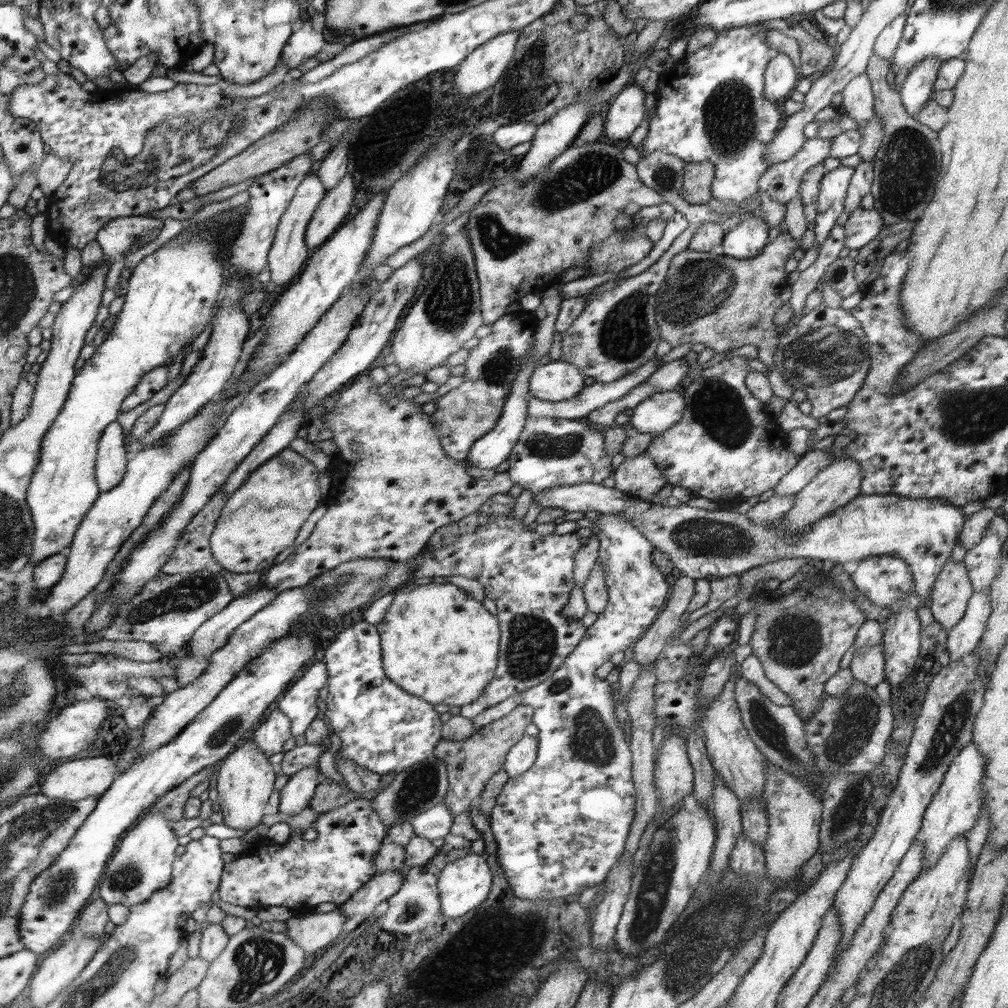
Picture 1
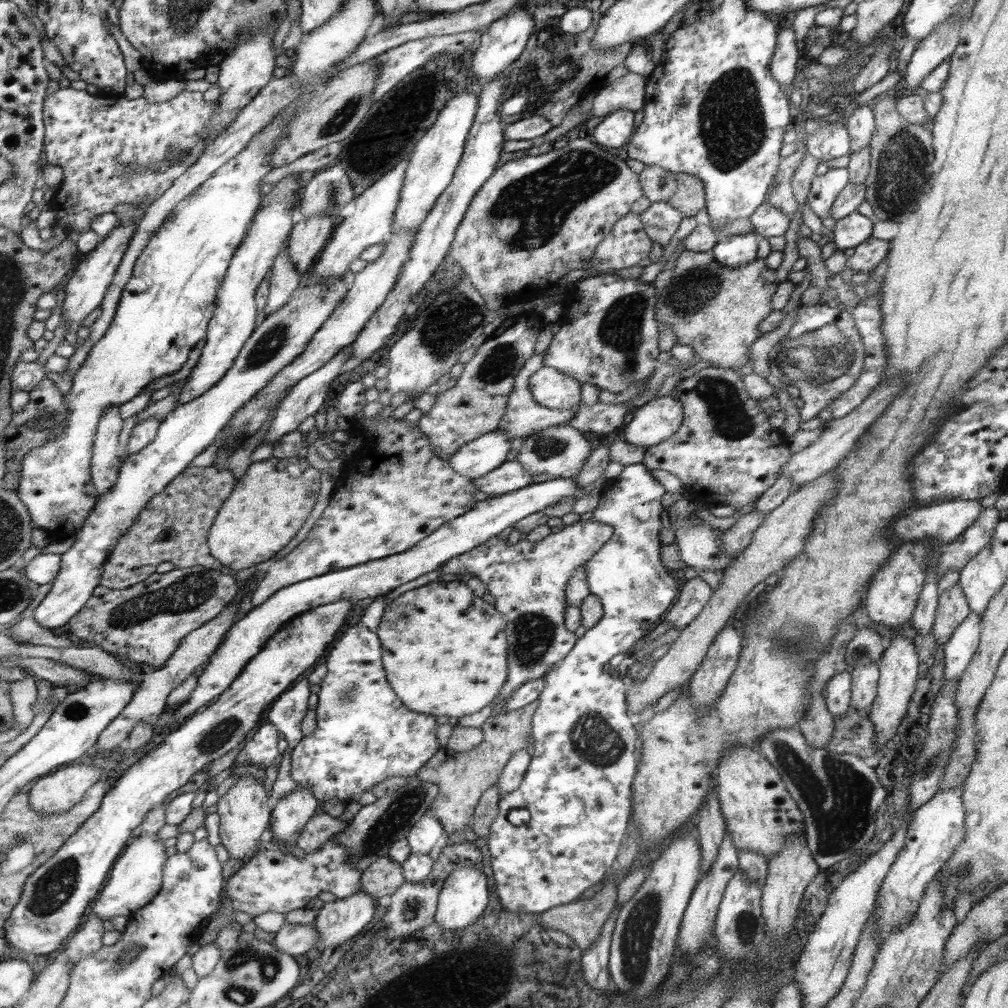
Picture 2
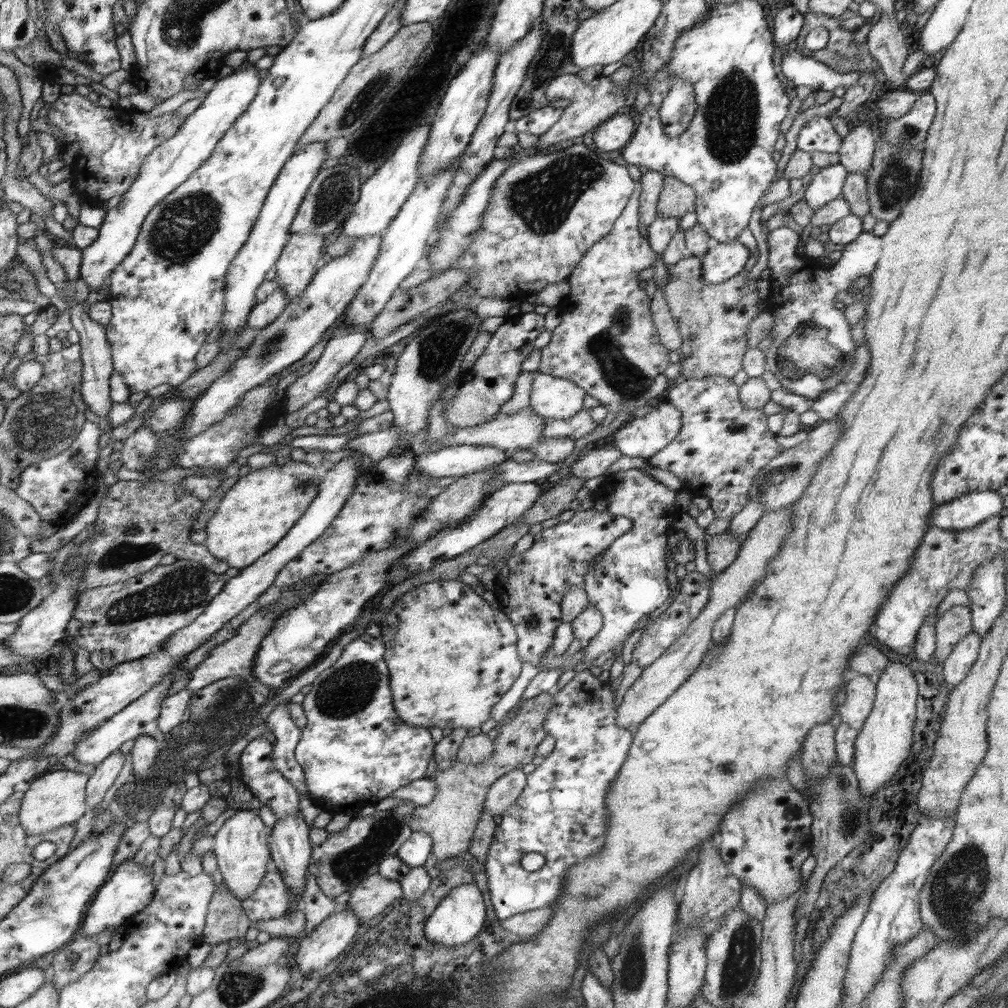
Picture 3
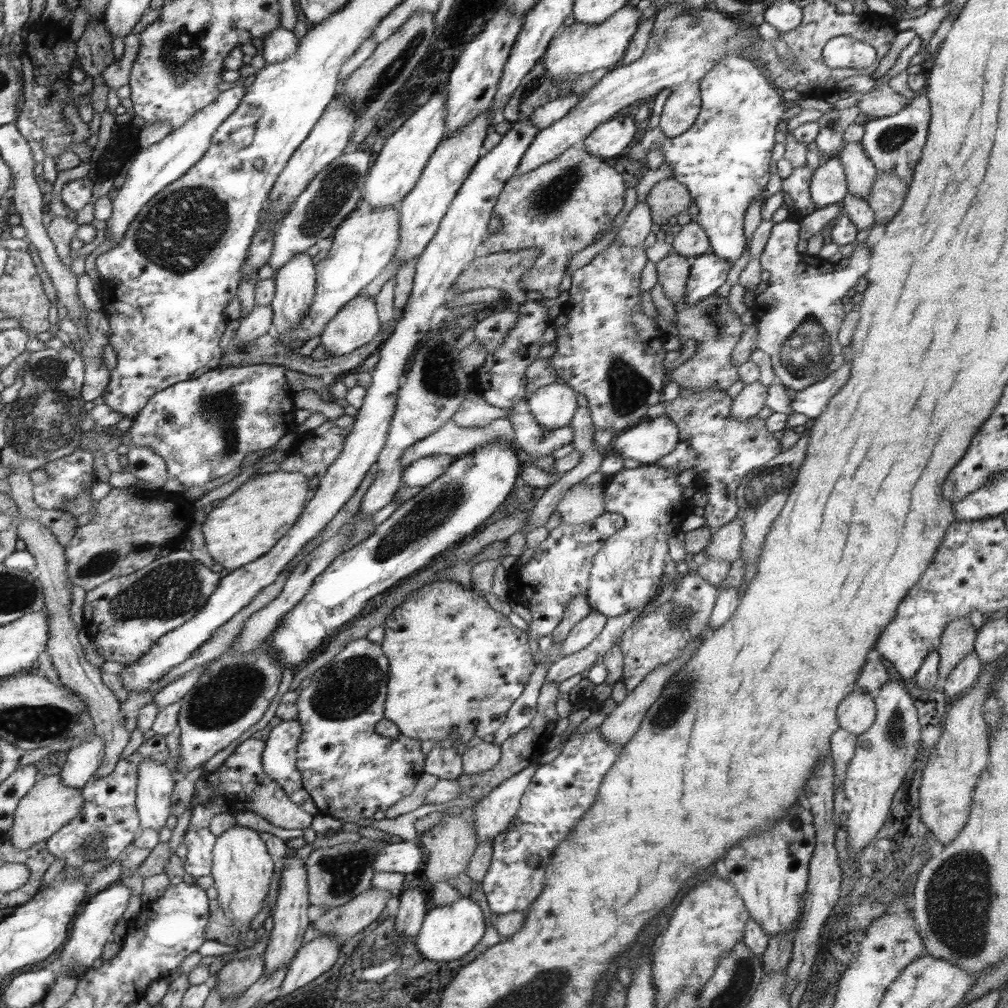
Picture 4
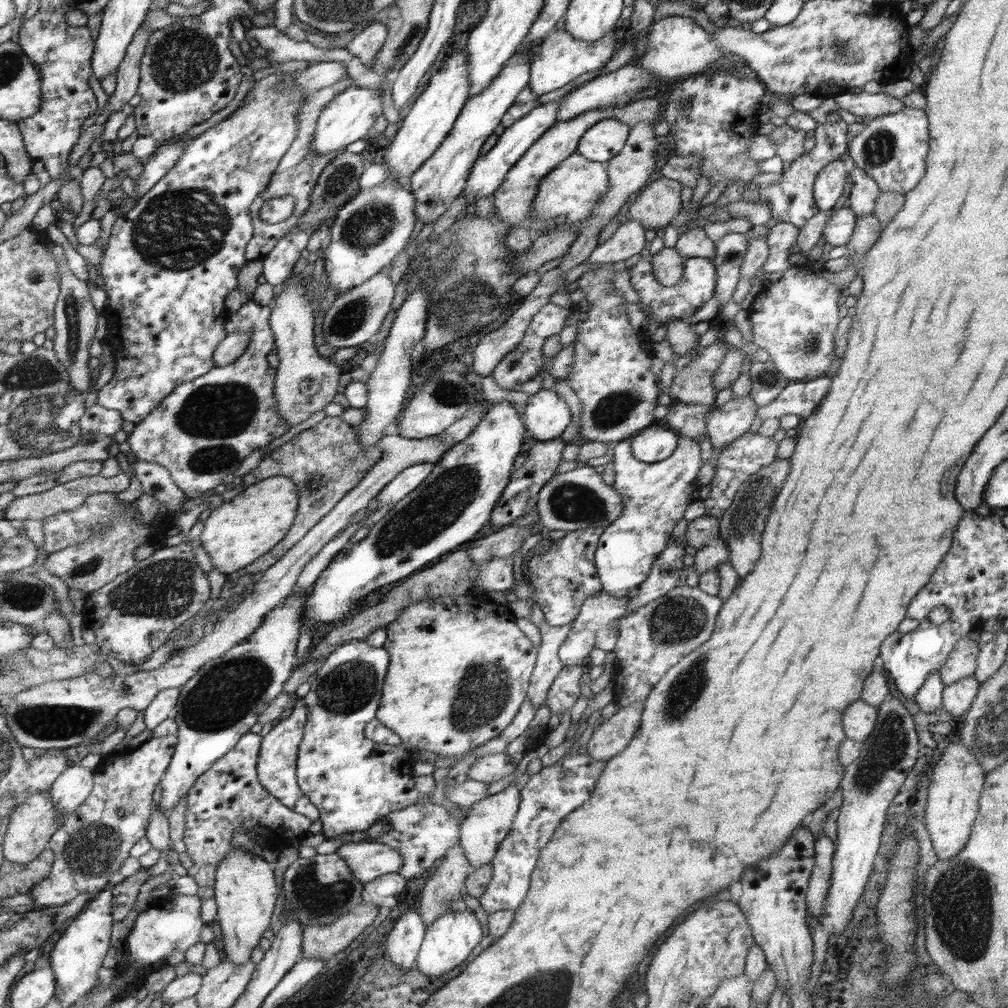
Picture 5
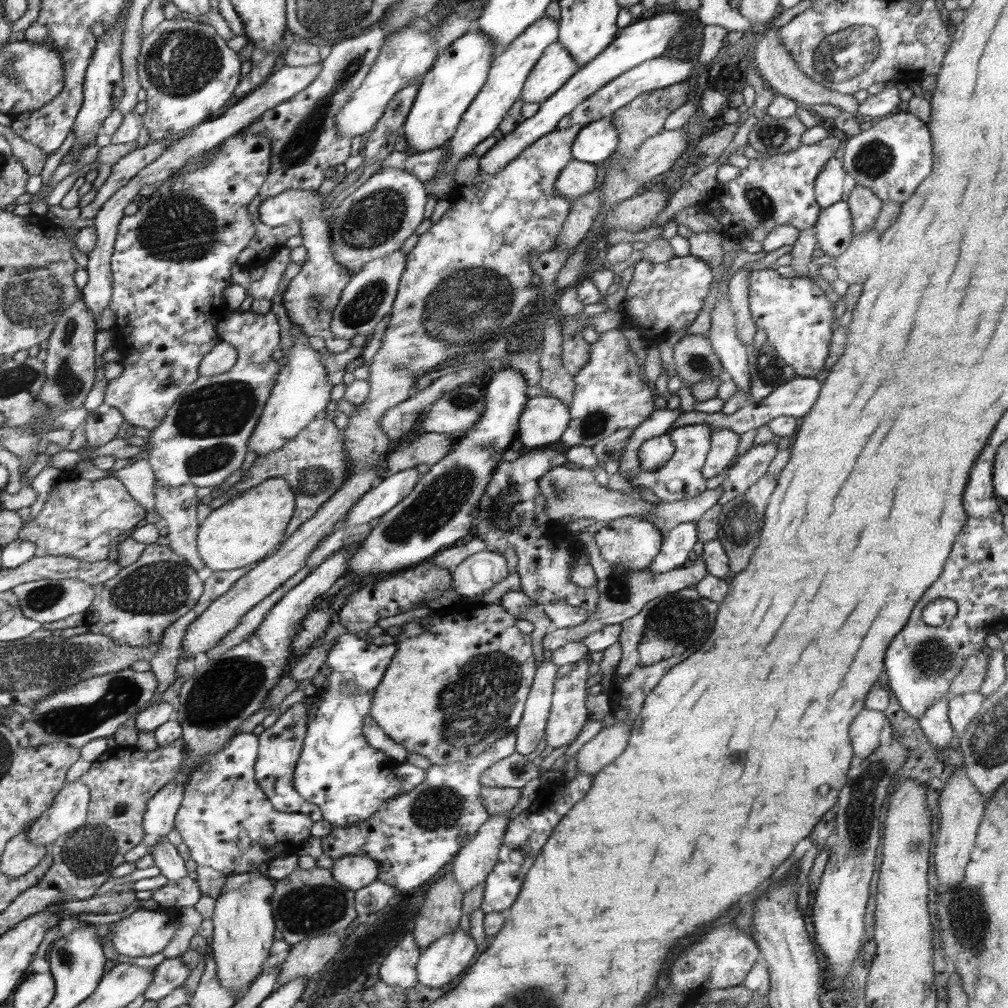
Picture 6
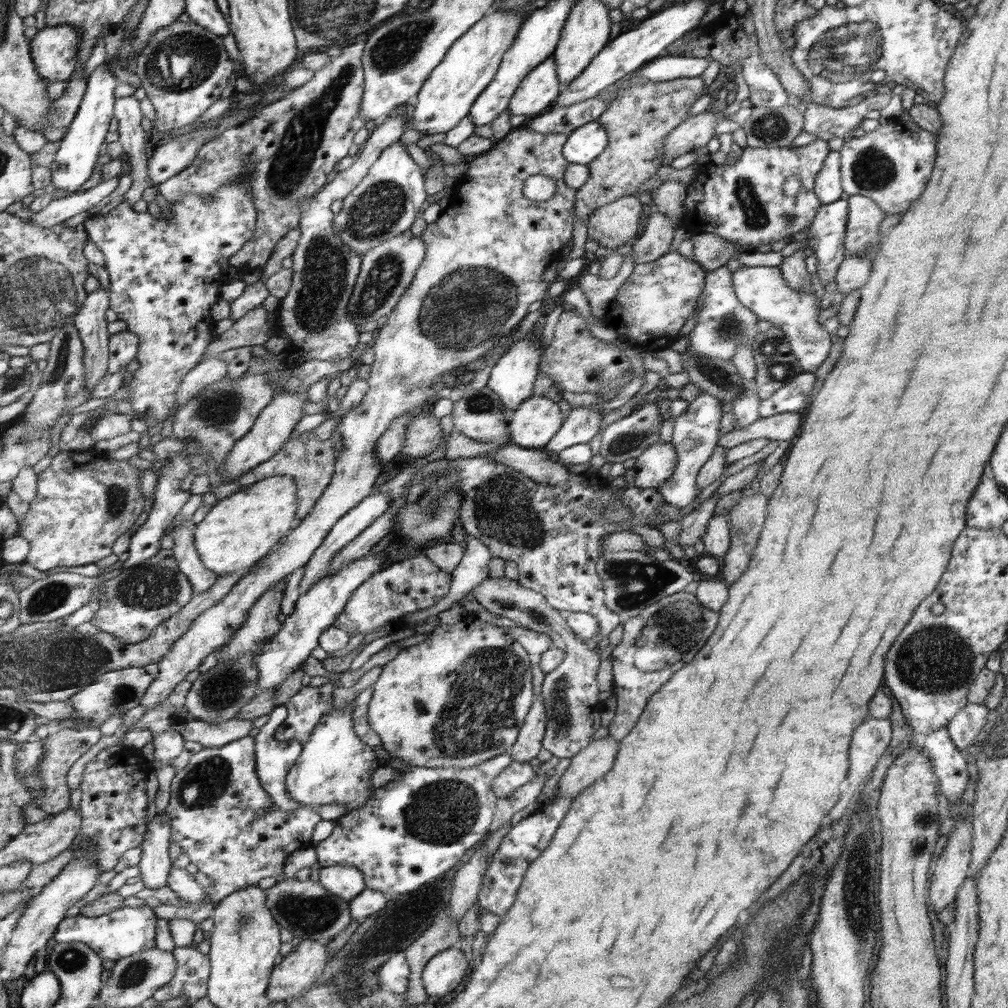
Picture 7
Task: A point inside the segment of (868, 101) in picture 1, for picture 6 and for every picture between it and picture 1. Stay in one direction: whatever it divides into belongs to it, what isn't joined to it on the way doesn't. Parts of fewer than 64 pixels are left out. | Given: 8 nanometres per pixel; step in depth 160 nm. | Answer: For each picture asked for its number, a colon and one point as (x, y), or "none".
2: (860, 124)
3: (856, 152)
4: (860, 172)
5: (865, 191)
6: (865, 207)

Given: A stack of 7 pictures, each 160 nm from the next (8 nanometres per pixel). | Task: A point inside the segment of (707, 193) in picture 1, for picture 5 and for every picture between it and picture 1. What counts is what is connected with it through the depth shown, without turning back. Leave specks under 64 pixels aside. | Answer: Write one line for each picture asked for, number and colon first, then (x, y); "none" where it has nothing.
2: (689, 197)
3: (677, 198)
4: (668, 198)
5: (657, 203)

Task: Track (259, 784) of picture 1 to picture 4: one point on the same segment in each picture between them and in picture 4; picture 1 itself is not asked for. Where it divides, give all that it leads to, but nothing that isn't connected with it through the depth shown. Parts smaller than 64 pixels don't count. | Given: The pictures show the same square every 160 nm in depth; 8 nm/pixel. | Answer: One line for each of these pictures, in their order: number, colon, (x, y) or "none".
2: (244, 814)
3: (242, 853)
4: (242, 870)

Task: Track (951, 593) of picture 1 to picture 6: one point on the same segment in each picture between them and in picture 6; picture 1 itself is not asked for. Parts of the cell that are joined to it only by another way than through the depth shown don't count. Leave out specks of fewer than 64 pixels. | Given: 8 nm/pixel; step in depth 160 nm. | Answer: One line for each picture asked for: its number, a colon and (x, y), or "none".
2: (953, 608)
3: (955, 623)
4: (957, 641)
5: (962, 661)
6: (970, 678)

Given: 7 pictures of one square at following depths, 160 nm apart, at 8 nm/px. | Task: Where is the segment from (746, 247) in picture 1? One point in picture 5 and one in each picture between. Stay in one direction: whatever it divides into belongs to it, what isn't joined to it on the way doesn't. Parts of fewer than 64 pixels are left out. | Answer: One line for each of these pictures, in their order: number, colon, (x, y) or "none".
2: (737, 250)
3: (719, 264)
4: (709, 271)
5: (682, 300)

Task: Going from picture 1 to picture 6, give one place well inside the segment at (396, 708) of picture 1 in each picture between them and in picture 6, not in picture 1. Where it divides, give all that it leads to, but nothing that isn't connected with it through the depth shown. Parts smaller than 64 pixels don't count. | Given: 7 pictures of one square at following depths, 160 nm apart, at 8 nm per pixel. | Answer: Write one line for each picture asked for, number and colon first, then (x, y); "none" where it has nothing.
2: (365, 734)
3: (355, 751)
4: (352, 772)
5: (355, 781)
6: (338, 770)

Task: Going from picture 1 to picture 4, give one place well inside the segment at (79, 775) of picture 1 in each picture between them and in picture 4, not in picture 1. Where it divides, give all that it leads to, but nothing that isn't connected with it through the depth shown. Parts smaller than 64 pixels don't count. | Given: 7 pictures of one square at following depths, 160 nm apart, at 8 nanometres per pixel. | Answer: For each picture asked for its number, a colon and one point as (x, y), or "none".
2: (61, 790)
3: (58, 798)
4: (49, 805)

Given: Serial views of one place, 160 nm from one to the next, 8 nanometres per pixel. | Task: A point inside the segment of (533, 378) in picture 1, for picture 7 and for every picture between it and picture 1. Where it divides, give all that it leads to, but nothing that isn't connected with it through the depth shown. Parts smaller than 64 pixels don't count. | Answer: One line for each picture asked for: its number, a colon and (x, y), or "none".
2: (550, 388)
3: (554, 398)
4: (553, 406)
5: (547, 416)
6: (545, 420)
7: (535, 423)

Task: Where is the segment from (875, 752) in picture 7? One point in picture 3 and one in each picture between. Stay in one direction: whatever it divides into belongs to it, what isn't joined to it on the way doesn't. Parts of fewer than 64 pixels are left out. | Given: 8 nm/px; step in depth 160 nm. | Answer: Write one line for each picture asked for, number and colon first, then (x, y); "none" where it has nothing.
3: (860, 691)
4: (856, 713)
5: (859, 720)
6: (865, 731)

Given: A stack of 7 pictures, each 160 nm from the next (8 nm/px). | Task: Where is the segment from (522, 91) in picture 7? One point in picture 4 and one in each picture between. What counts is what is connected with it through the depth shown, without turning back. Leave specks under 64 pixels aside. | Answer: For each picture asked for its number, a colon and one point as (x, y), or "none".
4: (580, 48)
5: (560, 58)
6: (556, 66)

